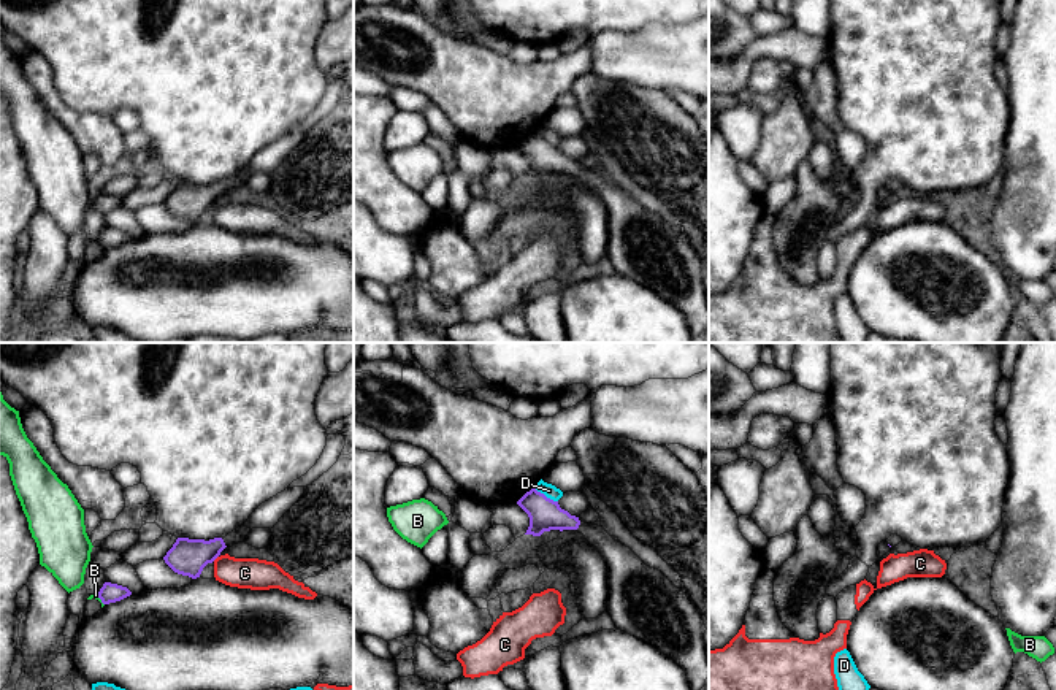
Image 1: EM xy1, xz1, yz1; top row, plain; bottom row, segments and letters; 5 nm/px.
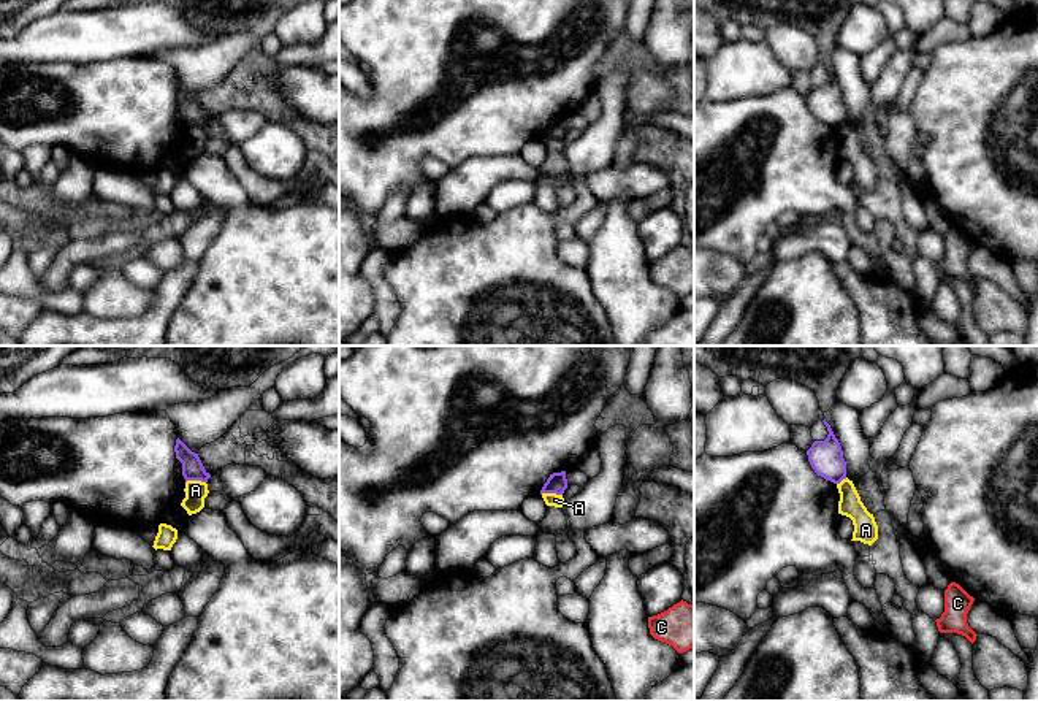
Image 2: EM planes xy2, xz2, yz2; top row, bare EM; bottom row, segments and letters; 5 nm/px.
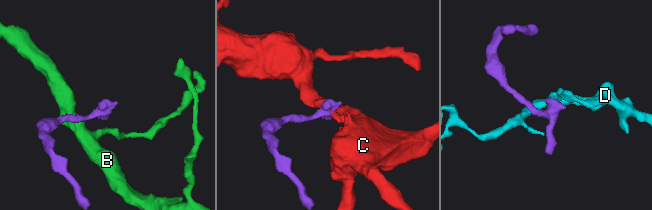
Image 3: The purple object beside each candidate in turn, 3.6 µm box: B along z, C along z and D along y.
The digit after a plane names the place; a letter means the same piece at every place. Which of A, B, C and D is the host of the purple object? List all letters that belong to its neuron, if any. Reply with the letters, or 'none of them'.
none of them

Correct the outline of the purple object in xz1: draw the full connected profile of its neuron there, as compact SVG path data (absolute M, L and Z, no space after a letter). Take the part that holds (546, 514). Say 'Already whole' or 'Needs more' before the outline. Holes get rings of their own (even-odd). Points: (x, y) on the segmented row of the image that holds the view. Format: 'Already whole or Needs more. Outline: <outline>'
Needs more. Outline: M534 487L517 504L528 514L525 535L577 530L595 546L607 566L607 612L615 628L645 641L672 658L685 673L691 690L709 677L706 625L688 596L661 571L647 566L629 547L603 527L580 522Z

